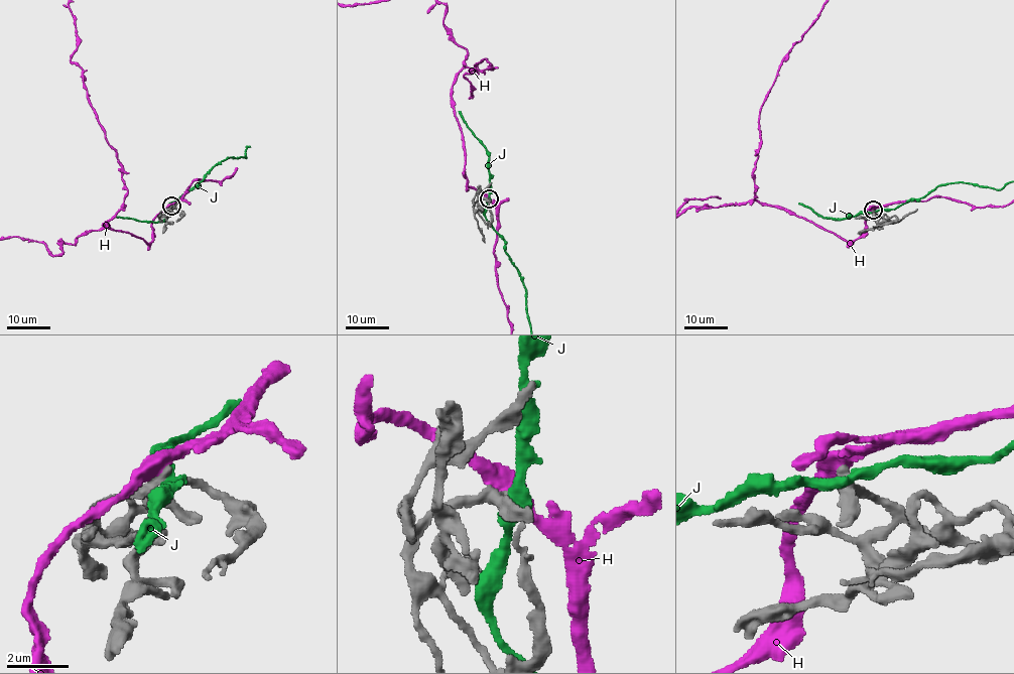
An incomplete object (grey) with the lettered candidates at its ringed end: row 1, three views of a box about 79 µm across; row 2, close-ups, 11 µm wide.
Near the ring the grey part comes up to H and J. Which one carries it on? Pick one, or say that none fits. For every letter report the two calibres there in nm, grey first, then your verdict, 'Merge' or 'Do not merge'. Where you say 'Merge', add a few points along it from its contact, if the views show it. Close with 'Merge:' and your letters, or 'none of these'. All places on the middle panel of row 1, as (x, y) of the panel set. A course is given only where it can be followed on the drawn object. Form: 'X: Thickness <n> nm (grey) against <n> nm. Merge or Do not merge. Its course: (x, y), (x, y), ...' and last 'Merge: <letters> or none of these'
H: Thickness 320 nm (grey) against 500 nm. Do not merge
J: Thickness 360 nm (grey) against 400 nm. Do not merge
Merge: none of these

